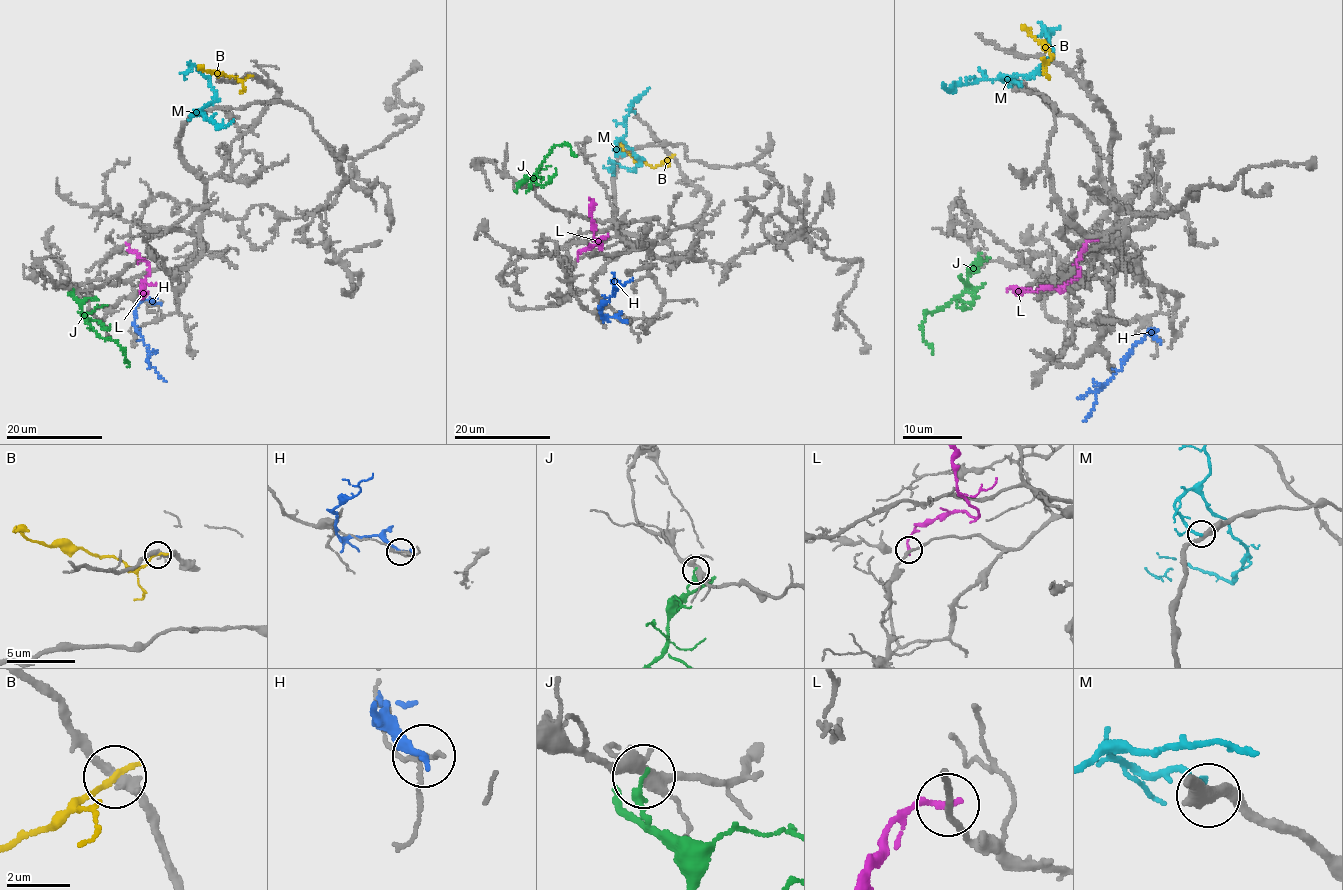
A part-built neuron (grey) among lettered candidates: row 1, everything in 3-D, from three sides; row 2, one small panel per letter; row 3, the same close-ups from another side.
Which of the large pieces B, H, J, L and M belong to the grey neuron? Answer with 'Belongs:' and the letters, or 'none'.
Belongs: none

